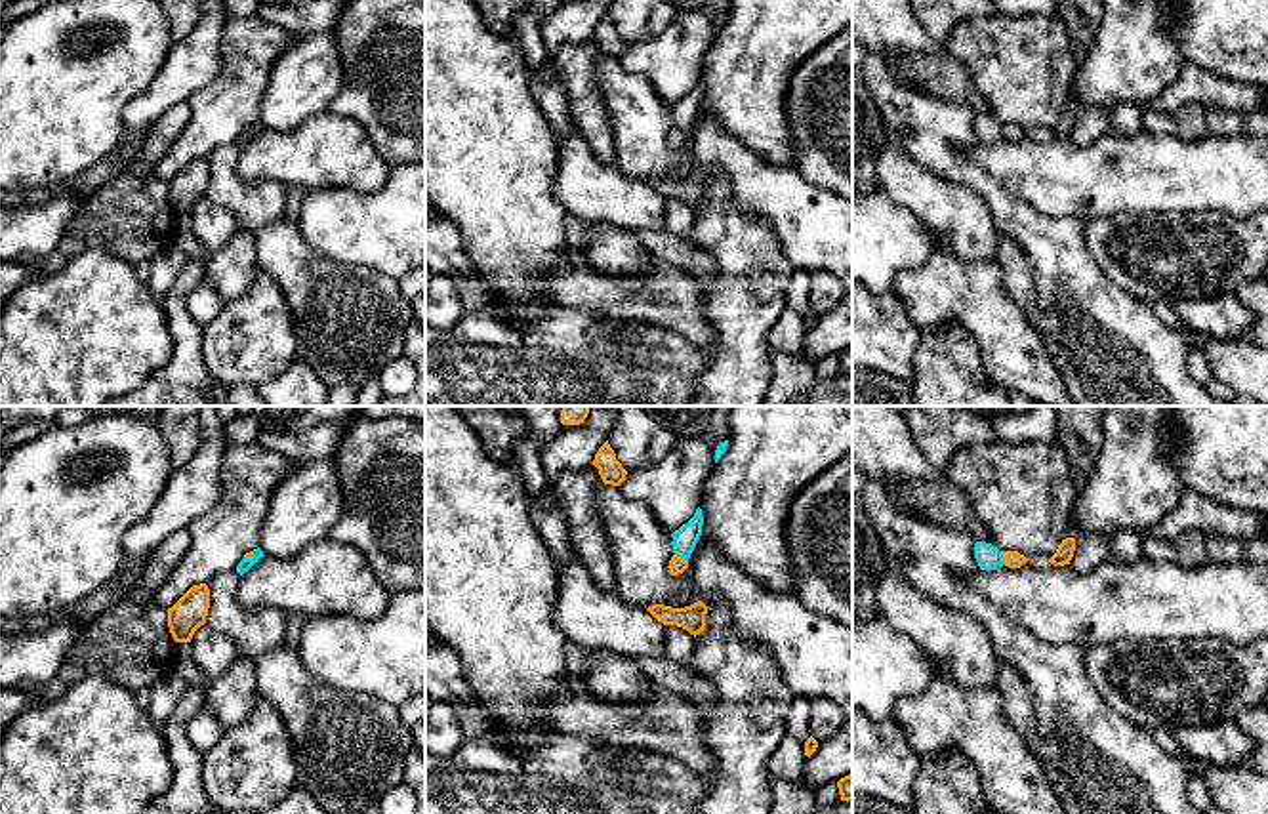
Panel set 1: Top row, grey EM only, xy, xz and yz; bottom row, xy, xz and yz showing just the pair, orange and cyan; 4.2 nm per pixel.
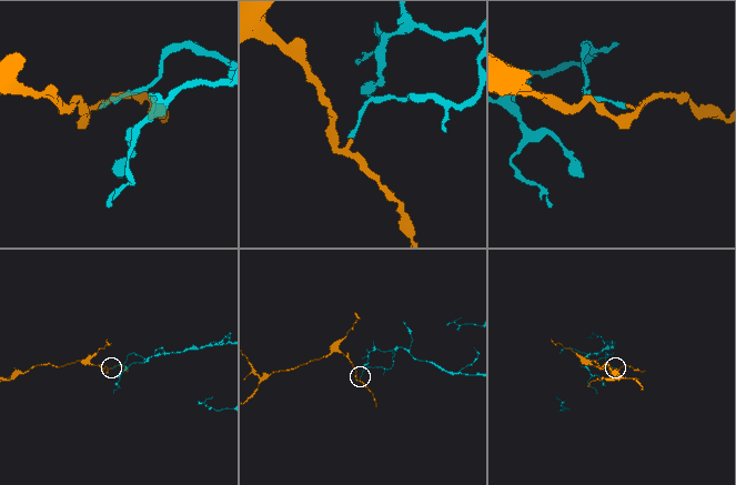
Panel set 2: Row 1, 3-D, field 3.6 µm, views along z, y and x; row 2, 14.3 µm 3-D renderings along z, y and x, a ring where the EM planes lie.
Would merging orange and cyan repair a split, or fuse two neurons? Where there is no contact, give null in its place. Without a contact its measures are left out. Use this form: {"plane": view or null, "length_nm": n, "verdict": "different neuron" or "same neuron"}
{"plane": "xz", "length_nm": 70, "verdict": "different neuron"}

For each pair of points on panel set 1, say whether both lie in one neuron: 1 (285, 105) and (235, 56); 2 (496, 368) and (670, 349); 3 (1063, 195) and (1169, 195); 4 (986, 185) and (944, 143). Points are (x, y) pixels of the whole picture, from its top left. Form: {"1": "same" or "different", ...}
{"1": "different", "2": "same", "3": "same", "4": "same"}

